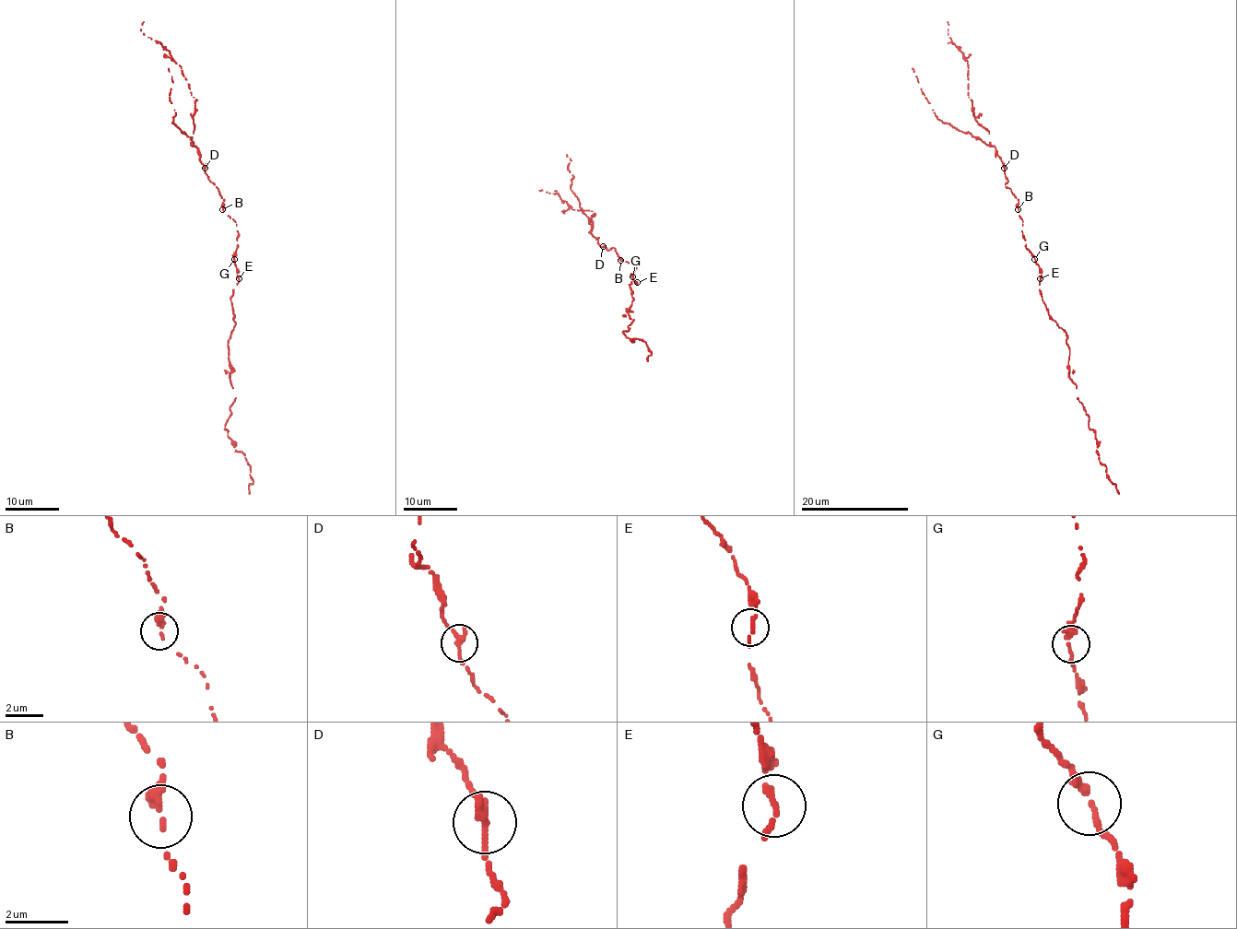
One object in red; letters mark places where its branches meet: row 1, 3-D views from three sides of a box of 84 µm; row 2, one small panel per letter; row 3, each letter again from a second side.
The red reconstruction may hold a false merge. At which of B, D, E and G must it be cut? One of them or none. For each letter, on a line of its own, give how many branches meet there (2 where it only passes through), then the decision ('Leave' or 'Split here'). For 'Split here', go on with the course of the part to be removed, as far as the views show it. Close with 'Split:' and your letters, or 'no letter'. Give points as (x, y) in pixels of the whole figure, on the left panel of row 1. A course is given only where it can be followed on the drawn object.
B: Branches: 1. Leave
D: Branches: 2. Leave
E: Branches: 1. Leave
G: Branches: 2. Leave
Split: no letter

